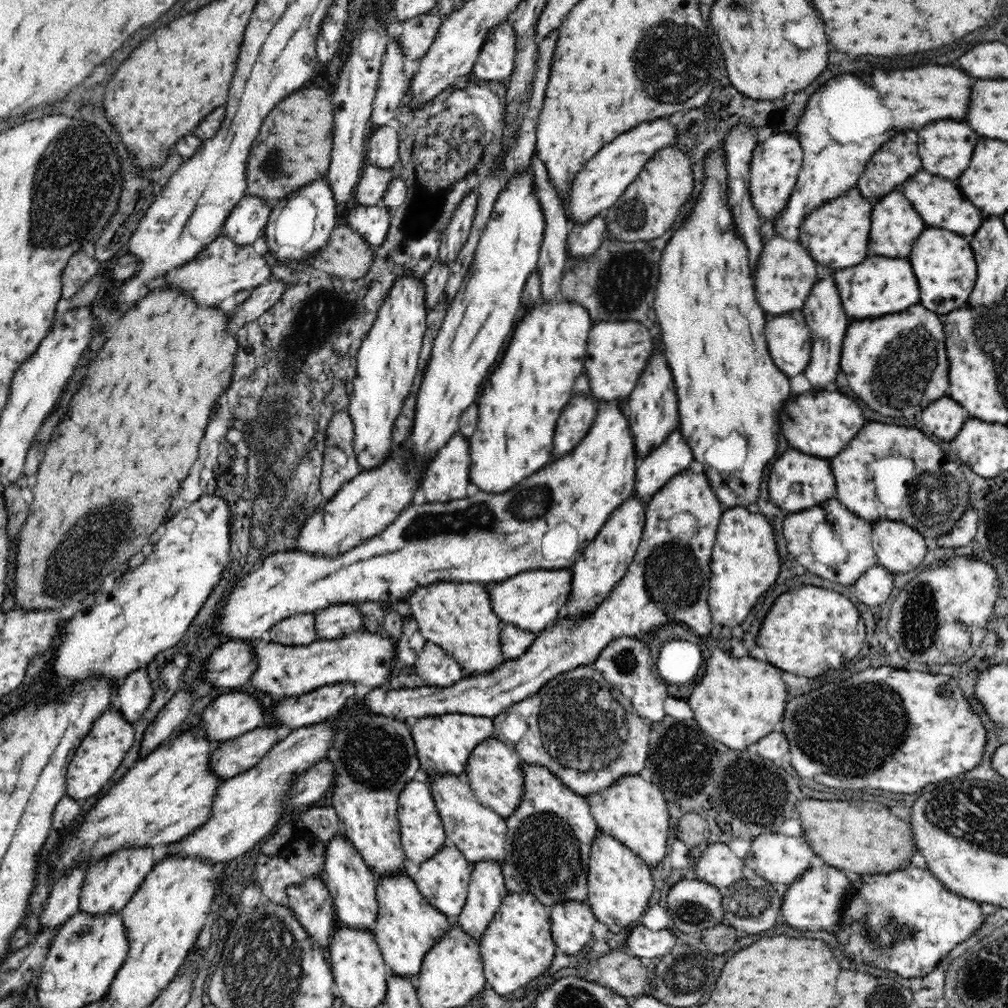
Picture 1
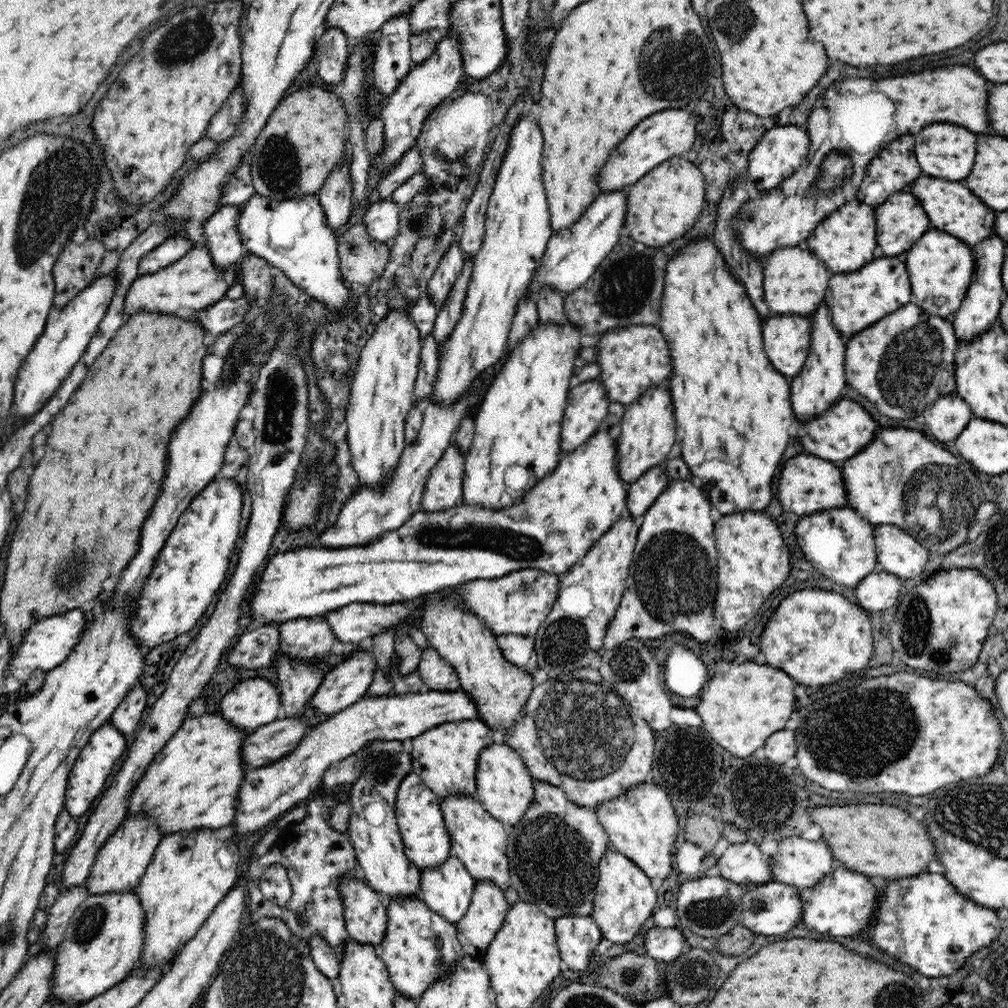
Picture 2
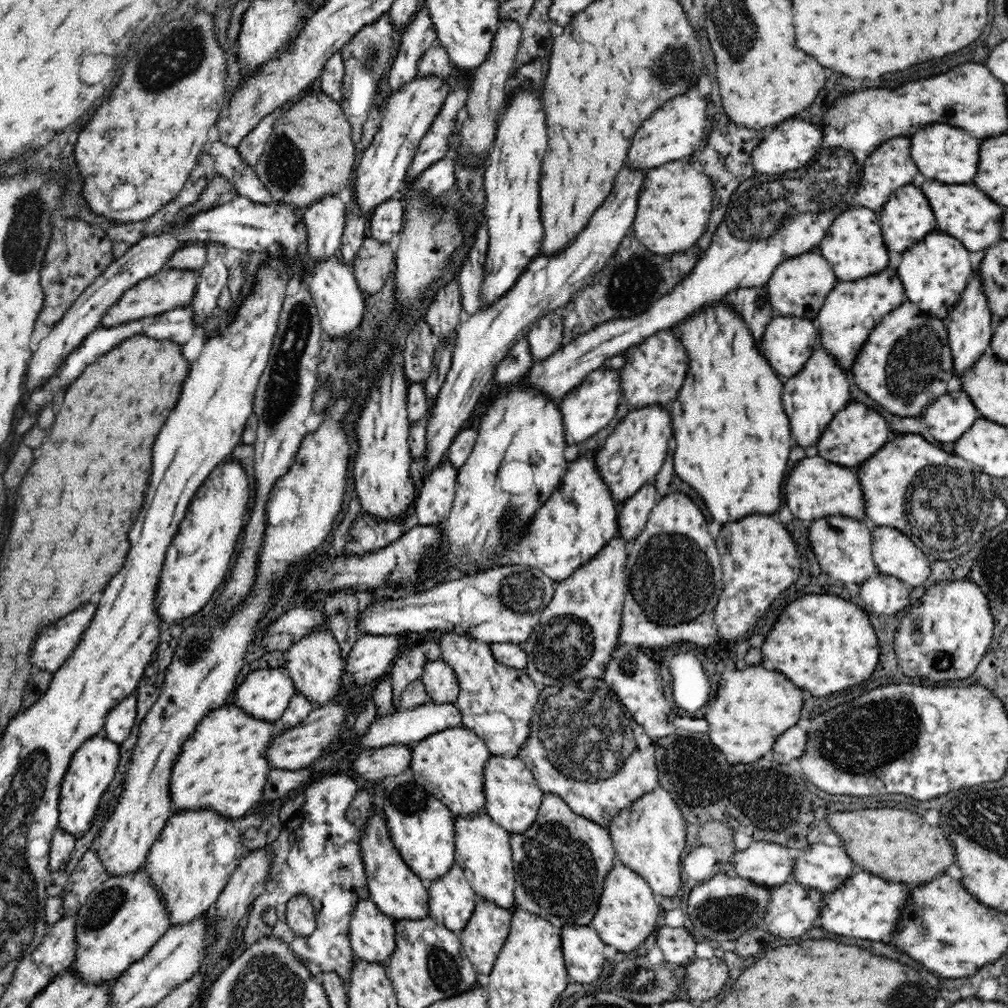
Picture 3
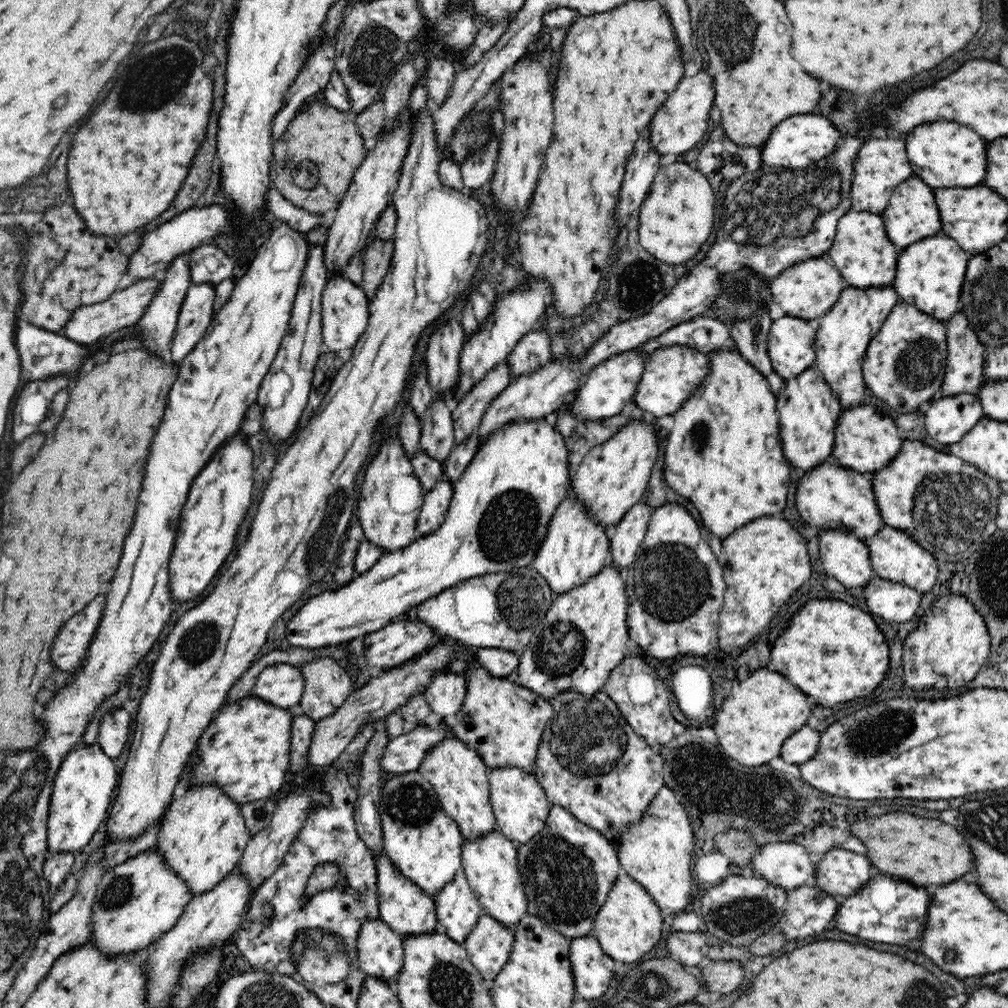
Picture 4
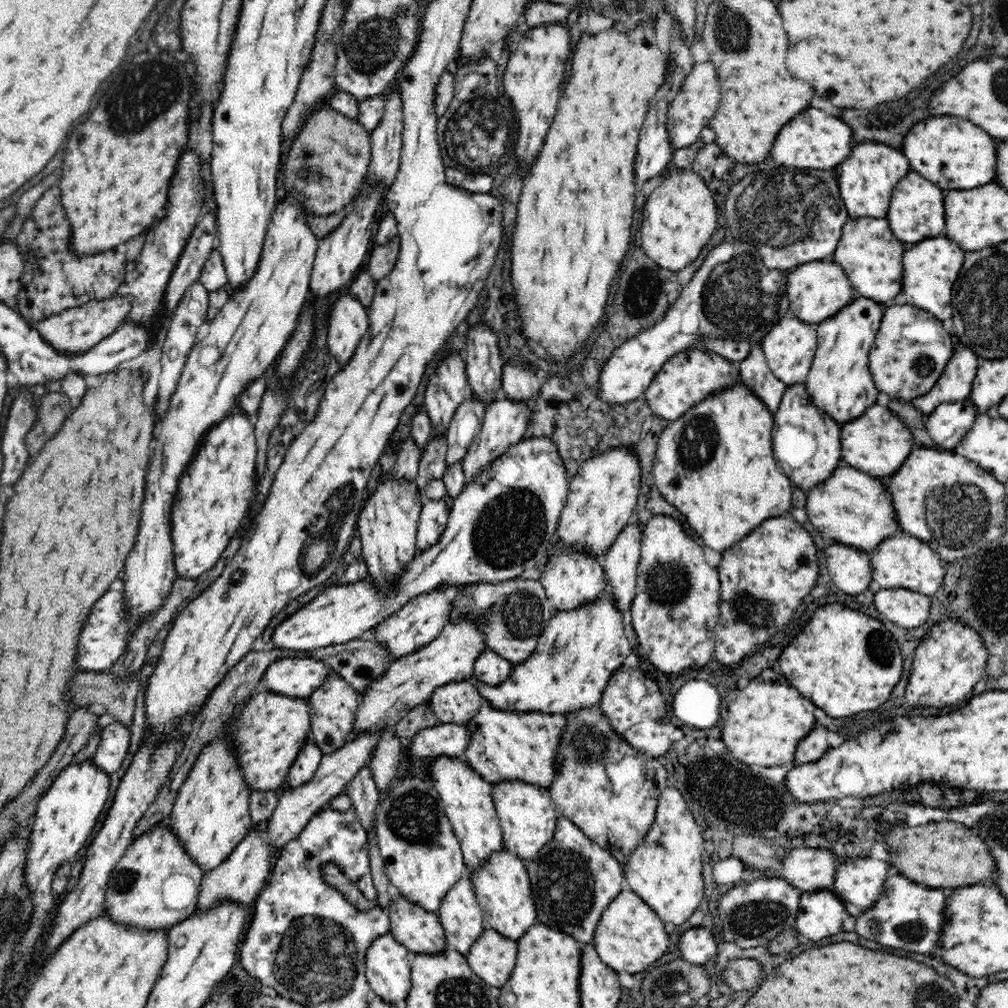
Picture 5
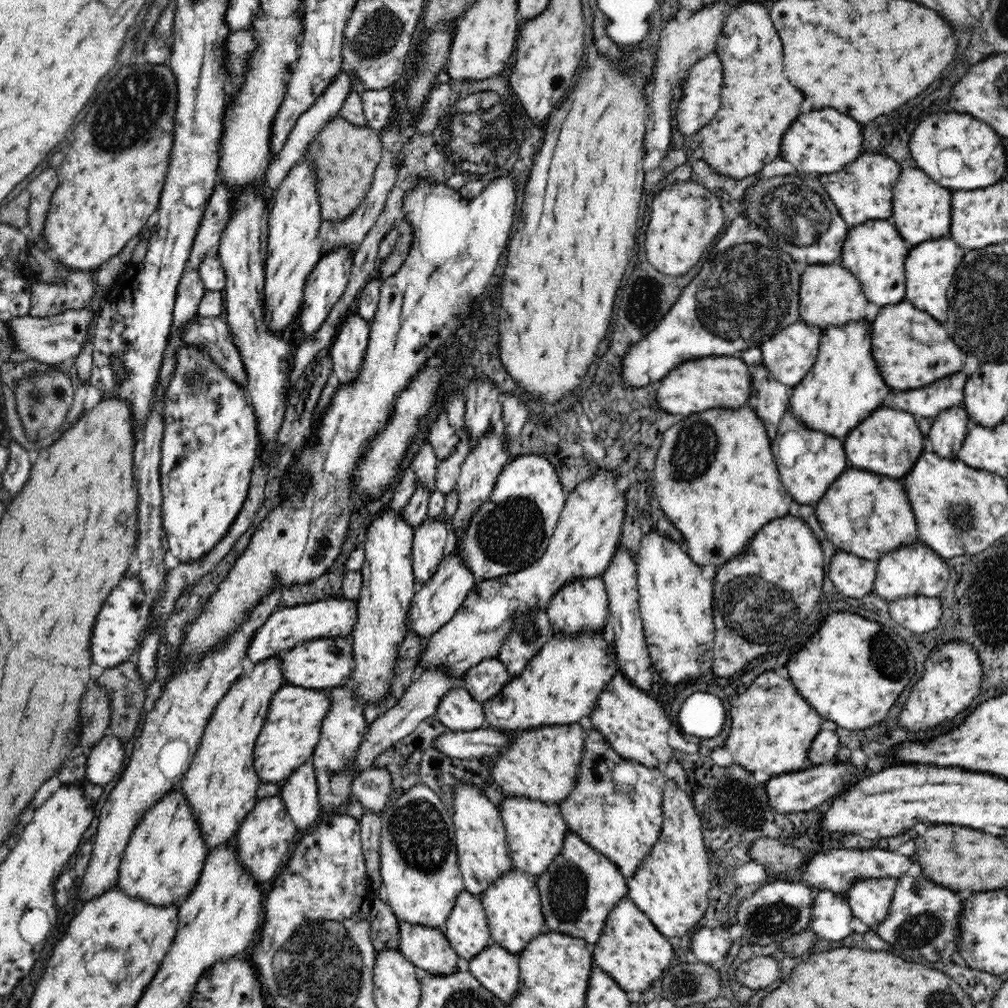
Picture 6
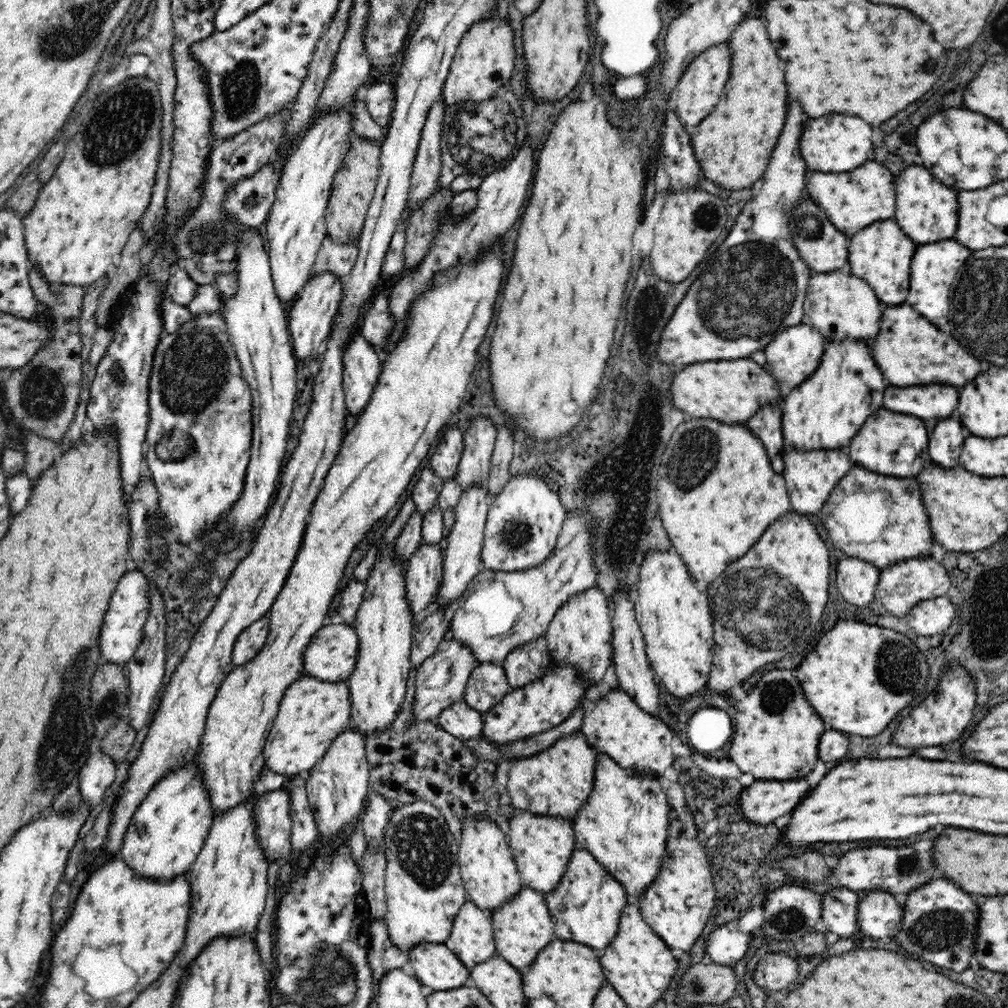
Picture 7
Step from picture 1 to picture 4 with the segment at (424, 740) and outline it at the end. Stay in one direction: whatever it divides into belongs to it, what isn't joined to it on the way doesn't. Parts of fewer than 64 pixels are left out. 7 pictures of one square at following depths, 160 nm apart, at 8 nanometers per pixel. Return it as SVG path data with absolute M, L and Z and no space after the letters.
M451 736L426 752L417 771L433 784L444 812L456 822L465 840L474 840L496 830L497 823L490 802L489 770L475 750Z

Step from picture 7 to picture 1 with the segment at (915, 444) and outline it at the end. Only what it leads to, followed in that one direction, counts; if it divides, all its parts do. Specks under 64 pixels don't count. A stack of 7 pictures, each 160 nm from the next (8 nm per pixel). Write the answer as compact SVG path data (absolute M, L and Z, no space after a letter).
M808 390L802 394L791 393L788 402L784 402L784 410L780 414L782 432L786 440L804 454L834 458L840 454L848 442L862 430L864 416L858 404L840 392L814 392Z

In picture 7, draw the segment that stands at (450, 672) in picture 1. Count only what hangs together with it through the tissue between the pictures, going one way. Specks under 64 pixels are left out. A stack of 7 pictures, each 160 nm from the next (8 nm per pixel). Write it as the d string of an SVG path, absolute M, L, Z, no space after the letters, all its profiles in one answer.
M464 700L447 706L435 721L448 734L463 741L478 738L483 731L483 713L470 708Z

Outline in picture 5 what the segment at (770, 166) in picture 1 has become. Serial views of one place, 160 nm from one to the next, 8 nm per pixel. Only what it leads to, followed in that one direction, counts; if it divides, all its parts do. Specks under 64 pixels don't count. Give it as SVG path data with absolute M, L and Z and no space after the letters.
M806 108L804 112L796 114L778 134L772 152L776 164L782 166L796 166L808 170L832 170L842 164L852 154L852 130L840 118L828 114L826 110Z

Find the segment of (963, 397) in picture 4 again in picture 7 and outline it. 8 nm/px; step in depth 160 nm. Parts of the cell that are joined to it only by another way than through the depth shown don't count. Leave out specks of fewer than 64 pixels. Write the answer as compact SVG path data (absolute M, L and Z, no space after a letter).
M942 420L936 424L932 436L930 436L931 460L944 468L955 468L960 466L959 456L962 452L962 445L966 438L966 428L956 420Z

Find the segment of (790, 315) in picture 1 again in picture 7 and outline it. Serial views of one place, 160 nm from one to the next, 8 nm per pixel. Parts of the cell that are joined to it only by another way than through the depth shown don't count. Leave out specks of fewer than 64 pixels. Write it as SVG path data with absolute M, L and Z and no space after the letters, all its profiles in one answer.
M798 324L788 327L784 332L777 334L769 345L764 346L763 352L766 353L768 371L774 375L786 391L800 386L816 368L820 366L822 356L826 351L828 340L818 332L818 329L808 324Z

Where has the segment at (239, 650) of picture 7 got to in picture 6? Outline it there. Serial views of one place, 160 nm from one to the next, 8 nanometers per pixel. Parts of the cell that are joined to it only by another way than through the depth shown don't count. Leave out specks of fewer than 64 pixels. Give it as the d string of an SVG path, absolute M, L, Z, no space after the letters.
M341 594L323 598L311 604L278 608L263 626L255 630L246 658L243 660L244 667L240 678L248 676L247 674L253 669L253 666L261 660L274 657L280 652L289 651L304 641L308 642L315 638L346 637L351 634L356 620L358 620L357 600L346 600Z

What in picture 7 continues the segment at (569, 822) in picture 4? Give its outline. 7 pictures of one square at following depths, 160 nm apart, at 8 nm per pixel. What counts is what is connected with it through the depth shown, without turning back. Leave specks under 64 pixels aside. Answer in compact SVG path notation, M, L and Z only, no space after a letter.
M574 848L566 872L556 890L545 893L545 901L554 921L558 939L577 942L590 948L606 948L618 932L620 914L631 900L619 881L587 850Z

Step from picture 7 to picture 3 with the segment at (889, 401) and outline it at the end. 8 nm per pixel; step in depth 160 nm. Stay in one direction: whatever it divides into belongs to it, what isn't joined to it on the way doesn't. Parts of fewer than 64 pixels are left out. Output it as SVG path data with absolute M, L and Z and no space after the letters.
M979 265L973 271L969 280L972 280L972 282L966 285L966 290L964 290L956 306L950 311L950 314L945 320L945 327L947 328L949 345L954 361L954 370L955 374L959 377L962 377L962 374L966 370L970 370L978 362L978 358L990 348L995 325L994 320L992 320L986 295L982 290L983 280L981 280Z

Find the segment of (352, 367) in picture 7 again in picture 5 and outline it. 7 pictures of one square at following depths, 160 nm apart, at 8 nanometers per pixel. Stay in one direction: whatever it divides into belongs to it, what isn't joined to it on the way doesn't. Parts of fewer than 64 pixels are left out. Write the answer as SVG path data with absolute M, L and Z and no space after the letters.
M343 289L331 308L326 346L342 367L352 358L368 327L367 308Z

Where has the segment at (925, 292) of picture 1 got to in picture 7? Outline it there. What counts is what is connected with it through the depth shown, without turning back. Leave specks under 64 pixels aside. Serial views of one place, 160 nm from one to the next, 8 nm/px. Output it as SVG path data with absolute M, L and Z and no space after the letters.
M954 240L946 242L936 242L936 244L926 244L920 246L912 258L910 266L910 282L908 292L908 302L918 304L918 310L924 314L924 318L938 328L948 322L948 308L950 308L950 286L954 282L954 276L958 268L966 262L970 256L970 250L964 248L962 244Z

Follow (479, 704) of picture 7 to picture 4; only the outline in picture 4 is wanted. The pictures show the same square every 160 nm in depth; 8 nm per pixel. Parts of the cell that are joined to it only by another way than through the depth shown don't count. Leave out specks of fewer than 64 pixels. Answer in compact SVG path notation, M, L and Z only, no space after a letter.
M479 648L475 660L492 677L513 678L519 663L519 655L503 648Z

